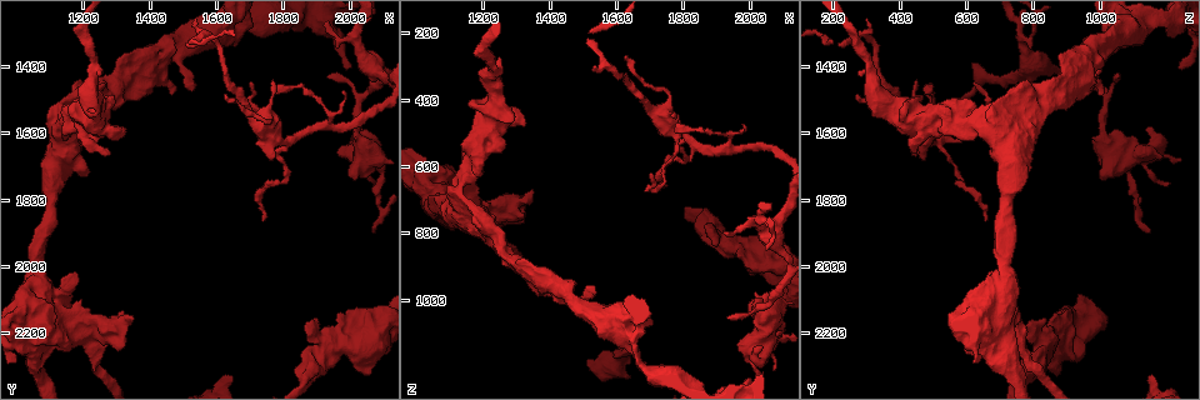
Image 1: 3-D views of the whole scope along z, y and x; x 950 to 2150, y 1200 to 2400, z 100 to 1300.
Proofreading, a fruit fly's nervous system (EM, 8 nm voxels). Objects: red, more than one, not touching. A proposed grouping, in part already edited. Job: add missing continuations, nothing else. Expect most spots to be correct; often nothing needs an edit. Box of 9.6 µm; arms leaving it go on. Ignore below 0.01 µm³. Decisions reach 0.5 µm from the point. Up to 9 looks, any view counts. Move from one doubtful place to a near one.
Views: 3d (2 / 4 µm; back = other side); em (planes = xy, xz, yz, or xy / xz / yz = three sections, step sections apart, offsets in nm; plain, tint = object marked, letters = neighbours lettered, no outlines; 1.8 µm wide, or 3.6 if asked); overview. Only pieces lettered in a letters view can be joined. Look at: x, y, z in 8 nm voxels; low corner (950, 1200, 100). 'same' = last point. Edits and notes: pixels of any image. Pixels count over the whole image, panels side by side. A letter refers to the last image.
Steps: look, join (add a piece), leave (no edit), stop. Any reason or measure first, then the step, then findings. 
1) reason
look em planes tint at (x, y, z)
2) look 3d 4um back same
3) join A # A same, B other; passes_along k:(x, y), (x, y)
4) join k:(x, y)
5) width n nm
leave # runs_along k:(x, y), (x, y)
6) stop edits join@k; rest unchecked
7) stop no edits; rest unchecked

two arms at a narrow angle
look 3d 2um at (1760, 1620, 470)

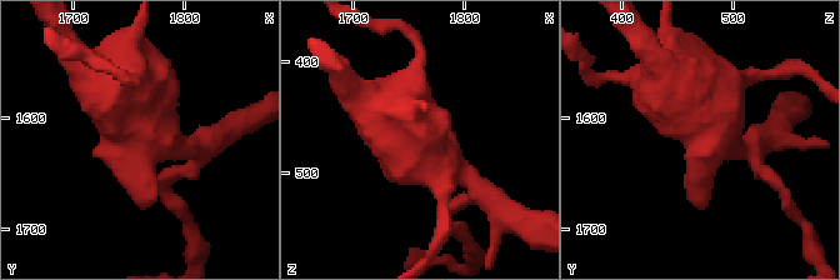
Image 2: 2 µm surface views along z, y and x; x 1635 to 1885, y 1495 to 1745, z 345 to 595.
need the tissue
look em 3.6um xy step 8 tint at (1764, 1610, 474)

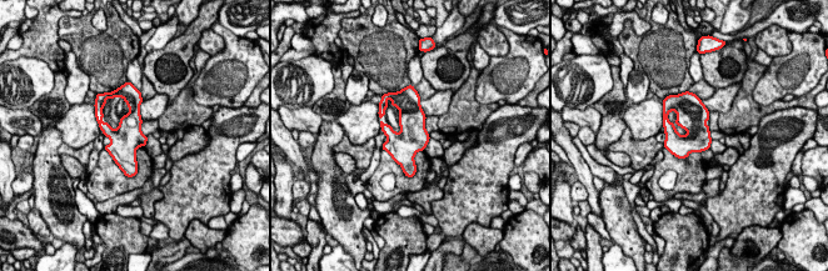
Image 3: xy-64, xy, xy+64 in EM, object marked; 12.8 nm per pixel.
cut it another way
look em 3.6um planes letters same

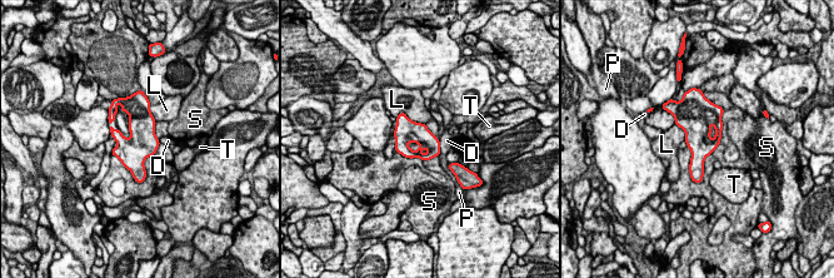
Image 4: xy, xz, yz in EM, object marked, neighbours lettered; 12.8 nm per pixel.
leave # D other, L other, P other, S other, T other; border 4:(155, 122), (155, 135), (159, 139); none of them fits

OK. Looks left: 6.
long arm stops here
look 3d 2um at (1650, 2330, 1150)

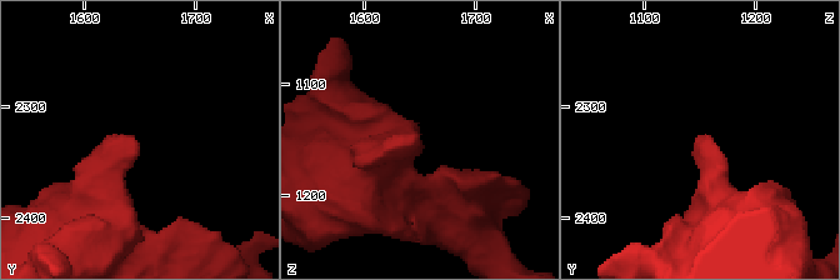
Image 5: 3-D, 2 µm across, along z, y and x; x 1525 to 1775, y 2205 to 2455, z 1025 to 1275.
now the EM
look em planes letters at (1650, 2328, 1146)

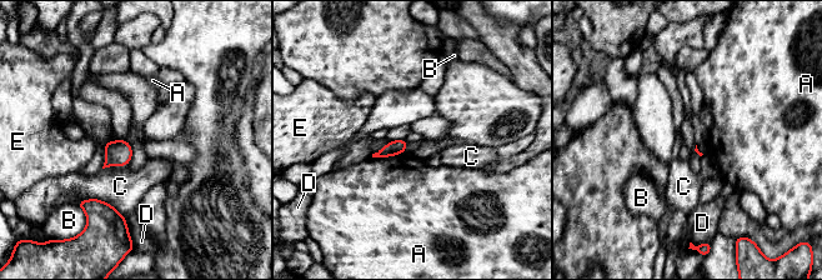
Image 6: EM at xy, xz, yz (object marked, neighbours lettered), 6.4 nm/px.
leave # A other, B other, C other, D other, E other; border 6:(404, 151), (396, 155), (372, 158); no lettered piece goes on from it

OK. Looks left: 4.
sudden change in width
look 3d 4um back at (2020, 2200, 880)

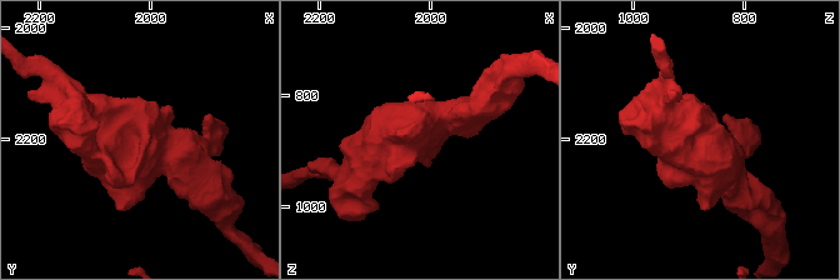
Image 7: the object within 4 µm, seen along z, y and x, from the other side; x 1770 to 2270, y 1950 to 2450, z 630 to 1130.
look em 3.6um xz step 4 plain at (2010, 2200, 875)

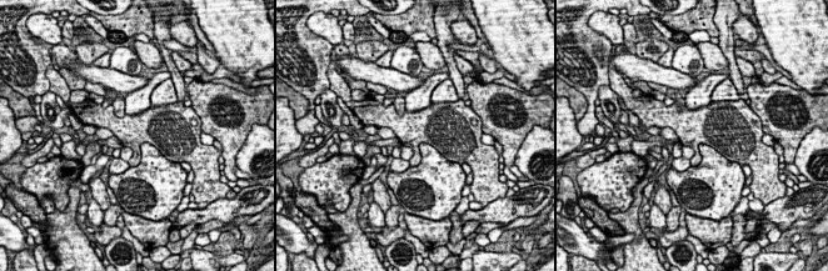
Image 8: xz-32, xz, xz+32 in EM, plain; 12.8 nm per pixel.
see the neighbours
look em 3.6um xz step 4 letters same

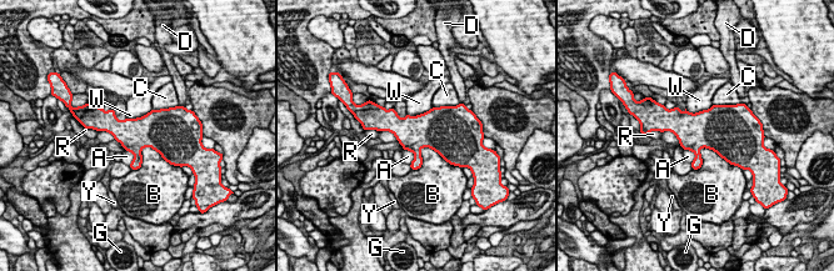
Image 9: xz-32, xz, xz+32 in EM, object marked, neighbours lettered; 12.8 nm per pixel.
leave # A other, B other, C other, D other, G other, R other, W other, Y other; border 9:(450, 165), (423, 147), (411, 170); none of them fits

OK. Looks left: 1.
stop no edits; rest unchecked

